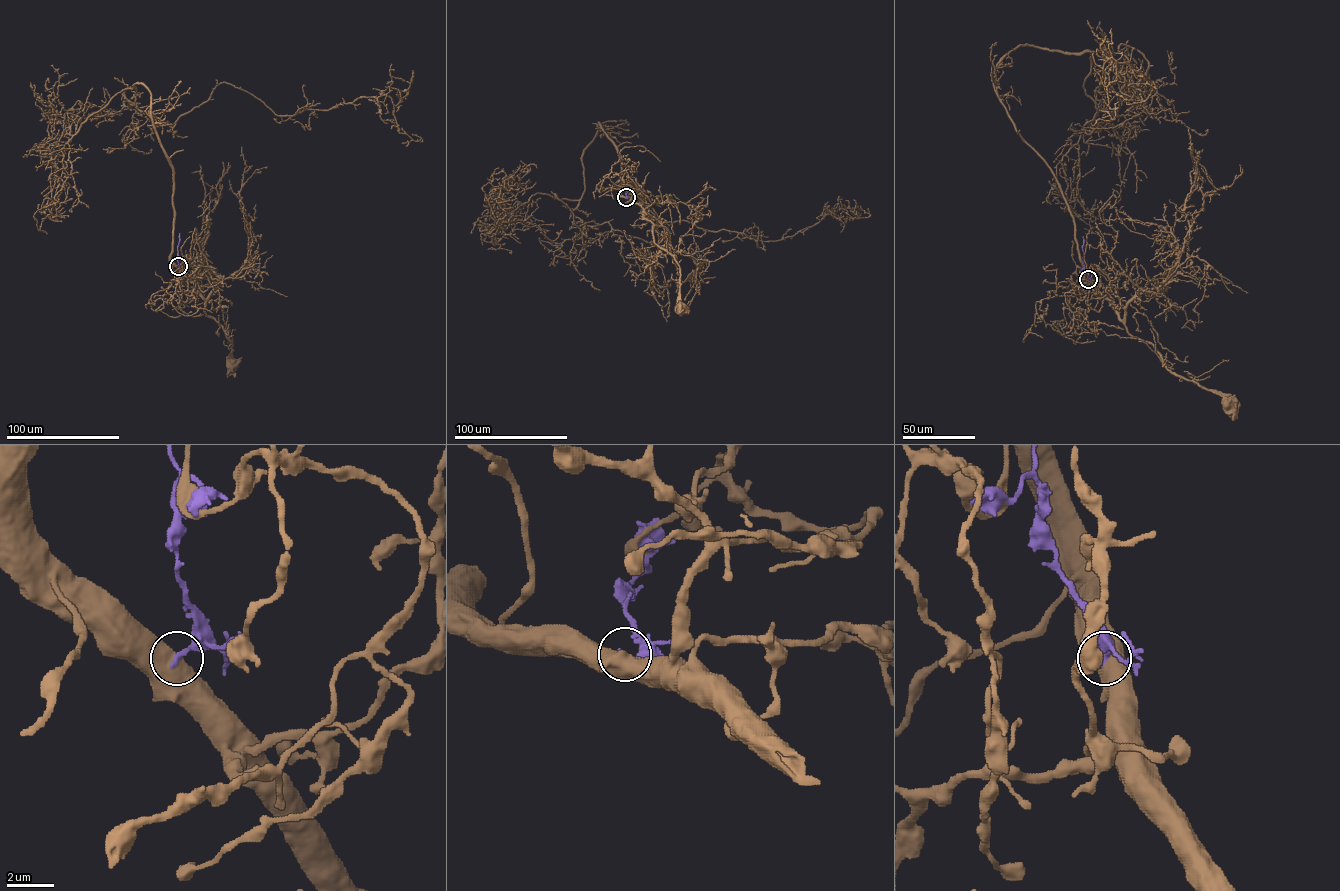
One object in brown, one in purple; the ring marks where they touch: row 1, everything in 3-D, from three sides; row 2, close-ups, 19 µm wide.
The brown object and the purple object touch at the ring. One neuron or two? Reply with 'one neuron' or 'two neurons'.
two neurons

